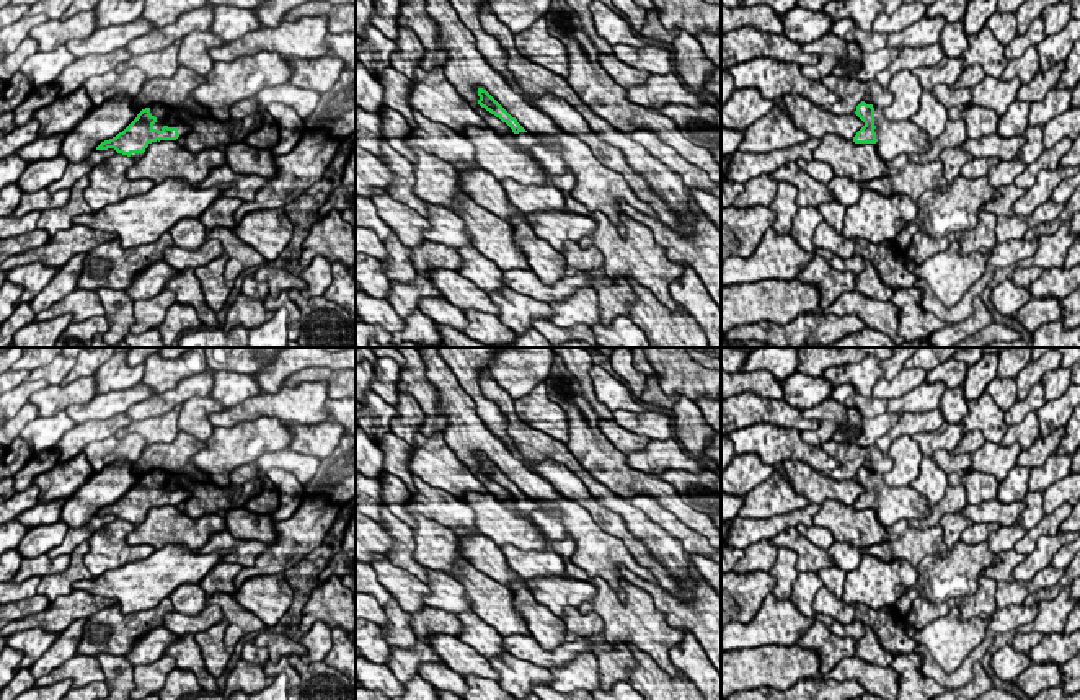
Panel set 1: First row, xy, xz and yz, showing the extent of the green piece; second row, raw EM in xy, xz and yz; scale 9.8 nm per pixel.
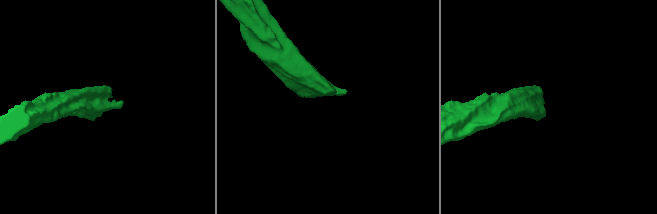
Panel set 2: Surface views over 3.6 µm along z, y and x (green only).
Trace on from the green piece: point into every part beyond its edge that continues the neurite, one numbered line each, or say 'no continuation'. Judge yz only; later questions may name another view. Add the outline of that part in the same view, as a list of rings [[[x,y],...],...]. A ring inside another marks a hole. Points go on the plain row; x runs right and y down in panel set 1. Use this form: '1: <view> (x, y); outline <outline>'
1: yz (898, 503); outline [[[874,473],[876,516],[883,527],[891,527],[897,521],[912,521],[928,517],[928,501],[910,485],[887,486],[883,473]]]

